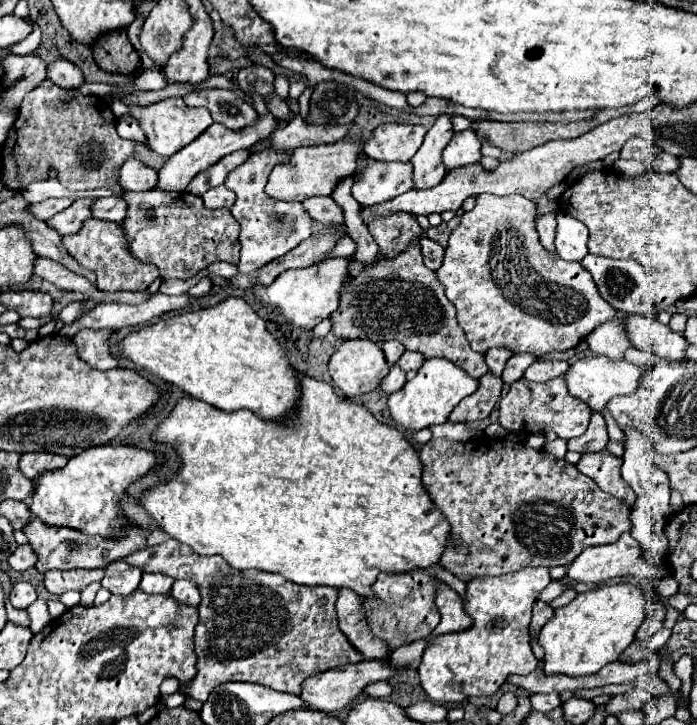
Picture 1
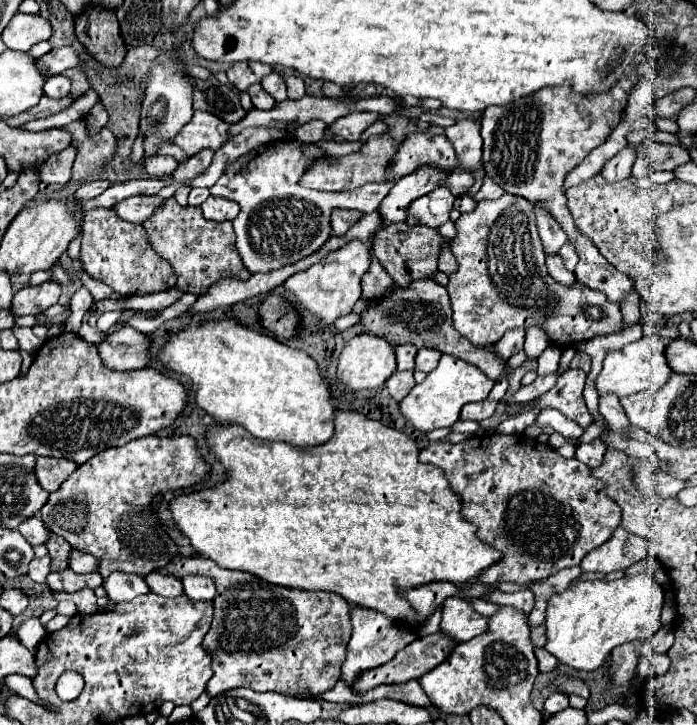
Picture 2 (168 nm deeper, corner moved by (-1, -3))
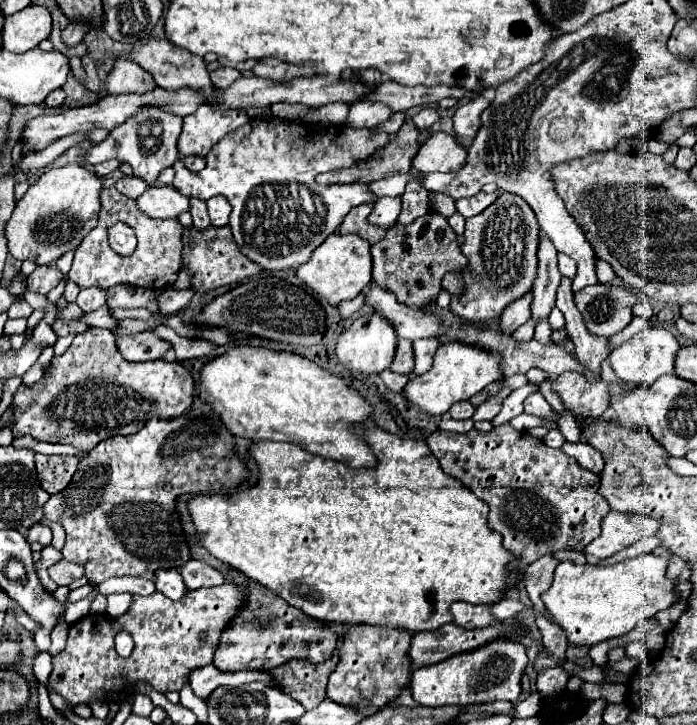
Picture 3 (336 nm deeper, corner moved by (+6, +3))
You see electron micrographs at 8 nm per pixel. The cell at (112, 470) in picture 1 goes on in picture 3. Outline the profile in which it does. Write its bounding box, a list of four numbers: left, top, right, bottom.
[43,409,247,583]

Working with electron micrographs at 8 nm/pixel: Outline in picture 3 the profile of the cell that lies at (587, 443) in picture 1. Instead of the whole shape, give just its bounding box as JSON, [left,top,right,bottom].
[561,441,603,473]

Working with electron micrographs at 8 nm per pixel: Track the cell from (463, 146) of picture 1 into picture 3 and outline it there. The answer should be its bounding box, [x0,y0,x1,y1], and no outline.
[453,97,489,141]

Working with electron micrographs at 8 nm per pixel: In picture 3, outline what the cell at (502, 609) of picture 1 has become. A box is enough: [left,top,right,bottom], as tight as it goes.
[411,637,527,707]

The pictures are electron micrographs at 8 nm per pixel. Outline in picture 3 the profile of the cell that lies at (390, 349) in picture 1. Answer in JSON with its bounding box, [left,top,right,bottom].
[391,339,413,373]

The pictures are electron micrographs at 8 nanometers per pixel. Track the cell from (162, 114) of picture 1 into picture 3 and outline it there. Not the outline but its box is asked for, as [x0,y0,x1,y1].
[177,105,249,157]

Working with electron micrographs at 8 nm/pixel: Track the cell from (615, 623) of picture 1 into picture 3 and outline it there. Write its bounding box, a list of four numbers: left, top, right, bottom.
[541,553,673,647]

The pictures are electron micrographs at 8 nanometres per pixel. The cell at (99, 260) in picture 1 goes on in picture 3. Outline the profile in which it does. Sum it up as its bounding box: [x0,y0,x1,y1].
[69,187,181,289]

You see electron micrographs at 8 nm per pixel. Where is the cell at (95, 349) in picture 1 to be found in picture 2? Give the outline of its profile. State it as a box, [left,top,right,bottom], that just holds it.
[98,327,150,371]

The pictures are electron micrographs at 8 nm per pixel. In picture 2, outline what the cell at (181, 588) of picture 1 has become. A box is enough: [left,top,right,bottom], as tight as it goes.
[182,575,216,601]

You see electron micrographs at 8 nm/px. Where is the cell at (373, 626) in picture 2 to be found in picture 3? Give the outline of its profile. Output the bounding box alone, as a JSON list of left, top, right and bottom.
[327,623,411,705]

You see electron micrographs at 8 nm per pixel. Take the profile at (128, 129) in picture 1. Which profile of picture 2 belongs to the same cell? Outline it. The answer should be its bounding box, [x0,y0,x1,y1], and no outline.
[144,155,178,177]

